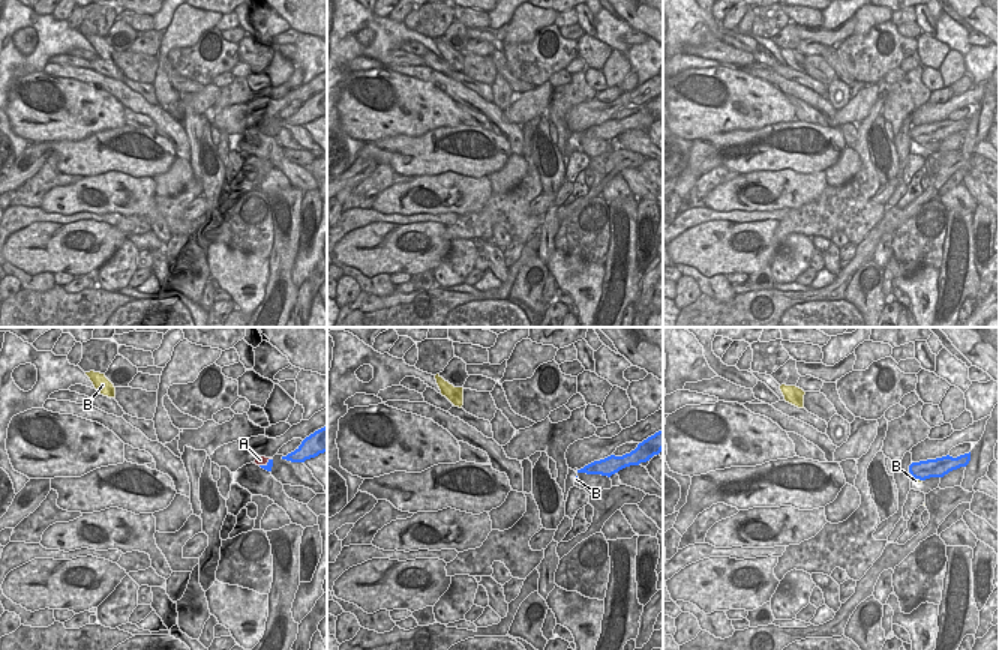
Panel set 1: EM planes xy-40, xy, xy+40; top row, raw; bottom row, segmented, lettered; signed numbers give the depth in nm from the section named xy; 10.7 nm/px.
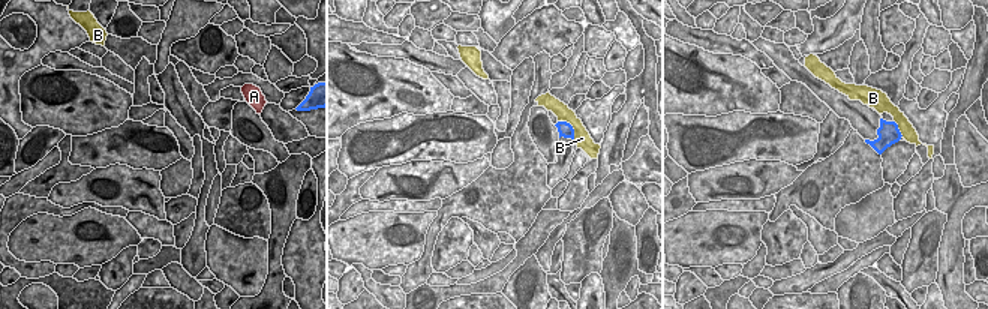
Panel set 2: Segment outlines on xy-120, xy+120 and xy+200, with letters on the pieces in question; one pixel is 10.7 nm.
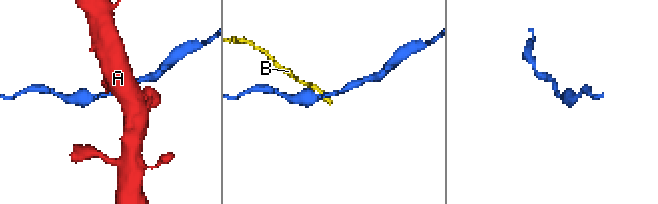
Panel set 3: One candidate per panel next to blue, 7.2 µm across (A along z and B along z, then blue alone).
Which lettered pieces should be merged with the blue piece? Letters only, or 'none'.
none

